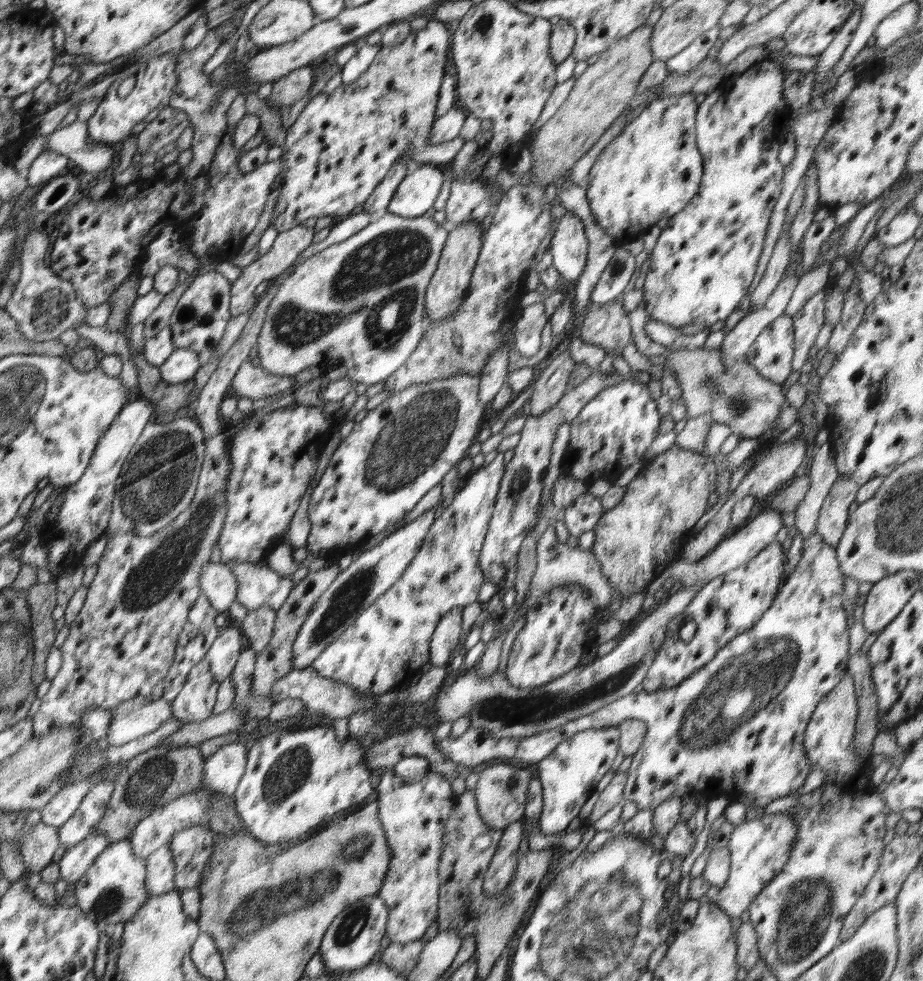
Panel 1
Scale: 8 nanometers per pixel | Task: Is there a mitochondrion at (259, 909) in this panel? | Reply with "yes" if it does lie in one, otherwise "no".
yes

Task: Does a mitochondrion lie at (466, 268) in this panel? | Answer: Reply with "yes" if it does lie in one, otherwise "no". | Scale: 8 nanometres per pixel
no

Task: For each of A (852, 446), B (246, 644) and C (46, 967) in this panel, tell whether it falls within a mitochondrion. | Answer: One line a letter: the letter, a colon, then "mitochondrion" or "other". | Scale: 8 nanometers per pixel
A: other
B: other
C: other

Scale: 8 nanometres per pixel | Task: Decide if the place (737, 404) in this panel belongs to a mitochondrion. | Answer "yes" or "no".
yes

